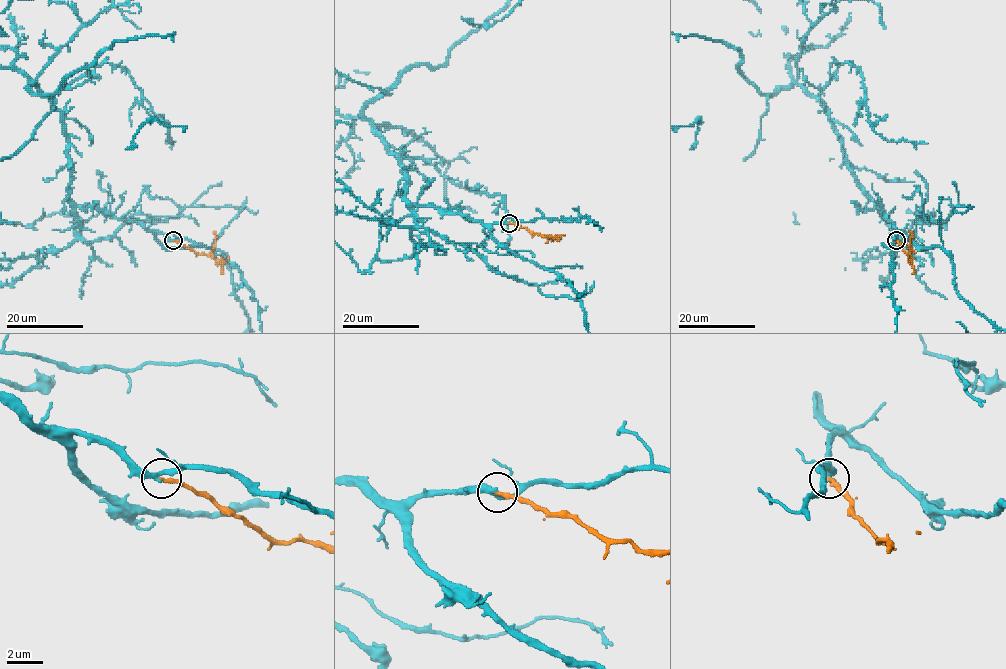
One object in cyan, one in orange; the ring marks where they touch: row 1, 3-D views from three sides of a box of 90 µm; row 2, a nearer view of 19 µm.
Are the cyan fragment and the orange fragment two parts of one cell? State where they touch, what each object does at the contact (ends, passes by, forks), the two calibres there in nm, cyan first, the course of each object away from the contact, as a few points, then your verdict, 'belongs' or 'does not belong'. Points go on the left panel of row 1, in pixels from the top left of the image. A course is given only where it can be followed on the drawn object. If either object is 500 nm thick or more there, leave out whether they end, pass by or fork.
(173, 240) | cyan passes by | orange ends | 260/240 nm | cyan via (174, 240), (68, 198), (68, 134), (33, 82), (55, 103), (32, 137) | orange via (174, 240), (198, 254), (211, 255), (216, 242), (214, 231) | belongs

